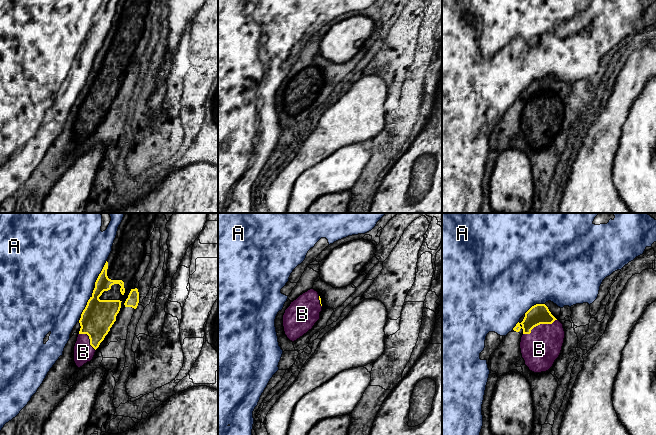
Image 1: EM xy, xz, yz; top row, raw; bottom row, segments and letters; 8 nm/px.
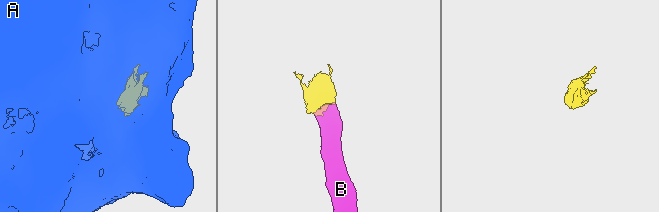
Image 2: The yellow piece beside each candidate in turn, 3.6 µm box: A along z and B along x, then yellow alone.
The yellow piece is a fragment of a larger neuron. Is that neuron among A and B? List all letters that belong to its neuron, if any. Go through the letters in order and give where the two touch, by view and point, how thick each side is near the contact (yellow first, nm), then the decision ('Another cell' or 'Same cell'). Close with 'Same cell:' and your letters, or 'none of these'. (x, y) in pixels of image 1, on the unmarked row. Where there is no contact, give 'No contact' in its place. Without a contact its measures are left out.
A: Touches yellow at xy (87, 79). Thickness 260 nm (yellow) against 500 nm. Another cell
B: Touches yellow at yz (539, 100). Thickness 160 nm (yellow) against 300 nm. Same cell
Same cell: B

